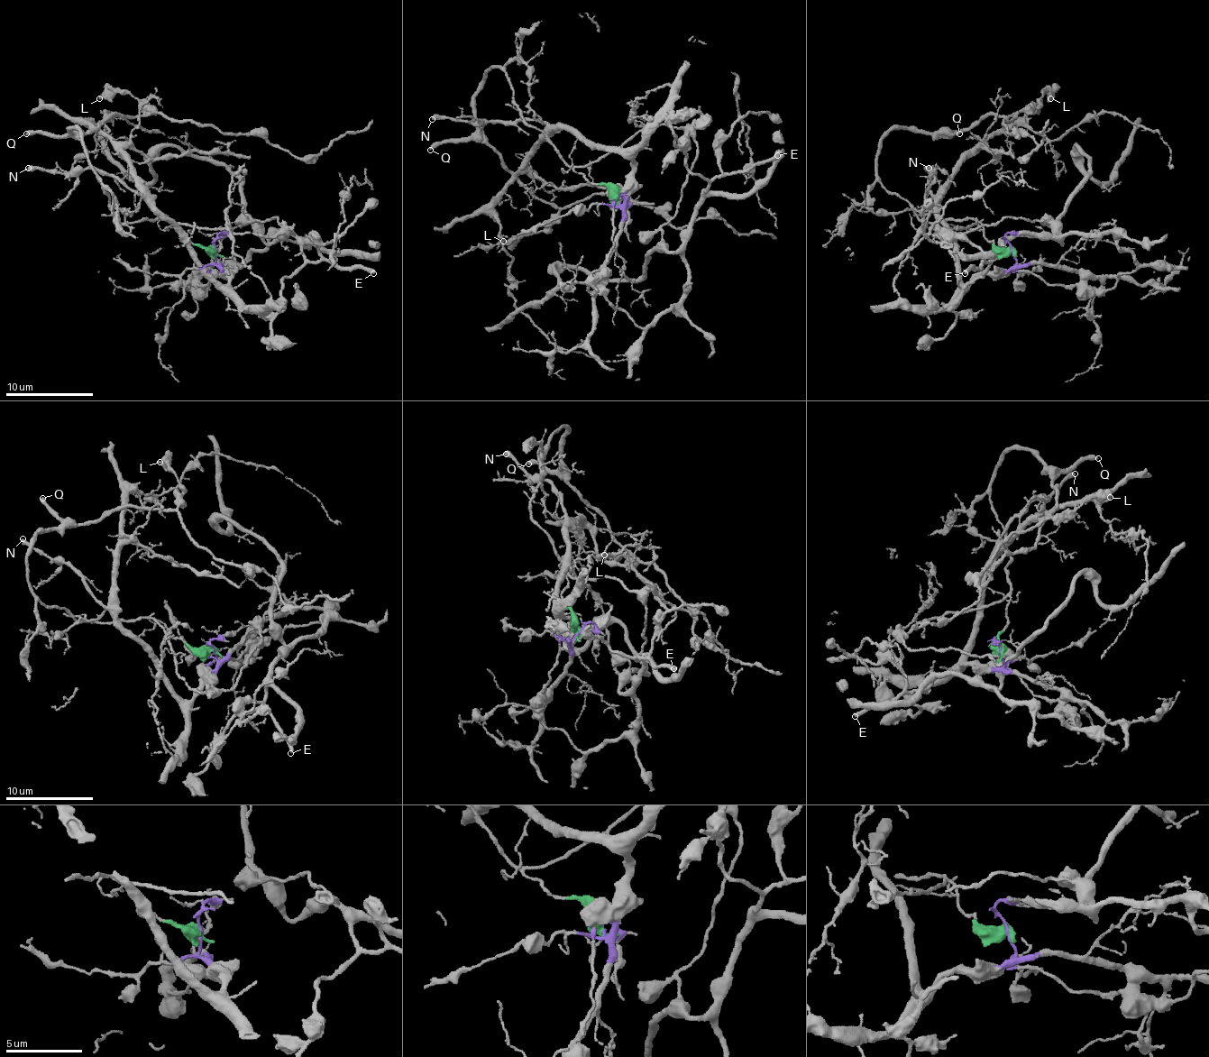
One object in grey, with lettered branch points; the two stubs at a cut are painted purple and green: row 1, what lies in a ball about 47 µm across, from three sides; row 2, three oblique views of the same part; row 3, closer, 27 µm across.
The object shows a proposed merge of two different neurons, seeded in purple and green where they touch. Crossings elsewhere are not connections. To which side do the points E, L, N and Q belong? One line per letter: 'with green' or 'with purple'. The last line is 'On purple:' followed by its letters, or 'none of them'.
E: with purple
L: with green
N: with purple
Q: with green
On purple: E, N

